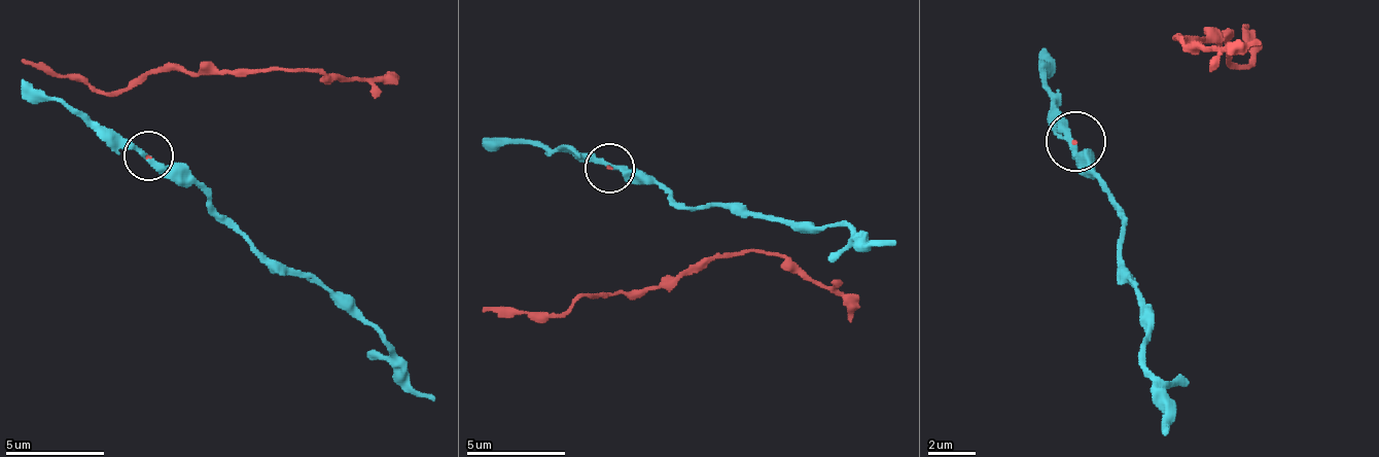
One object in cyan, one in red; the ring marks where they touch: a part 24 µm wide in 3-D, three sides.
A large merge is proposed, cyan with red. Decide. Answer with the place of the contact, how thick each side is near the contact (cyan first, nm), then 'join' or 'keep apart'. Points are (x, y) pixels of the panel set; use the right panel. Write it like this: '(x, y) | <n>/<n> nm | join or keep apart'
(1075, 141) | 260/60 nm | keep apart

